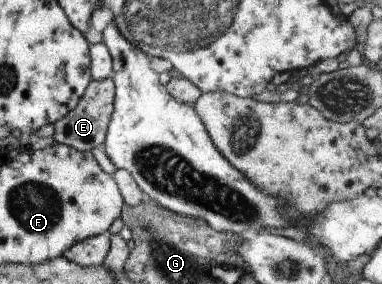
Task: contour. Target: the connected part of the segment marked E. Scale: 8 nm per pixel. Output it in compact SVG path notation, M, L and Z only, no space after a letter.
M110 77L103 80L90 79L79 102L65 116L53 123L53 140L85 153L104 142L109 117L112 116L114 84Z

